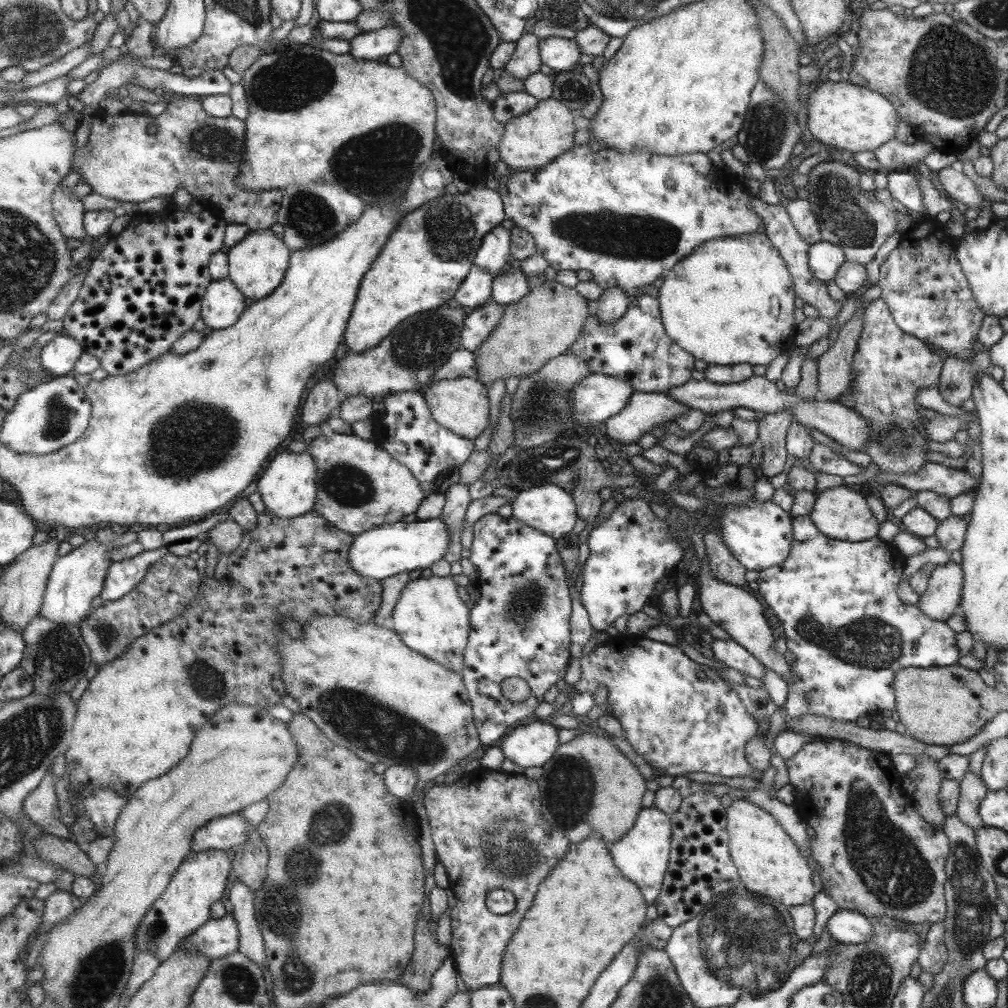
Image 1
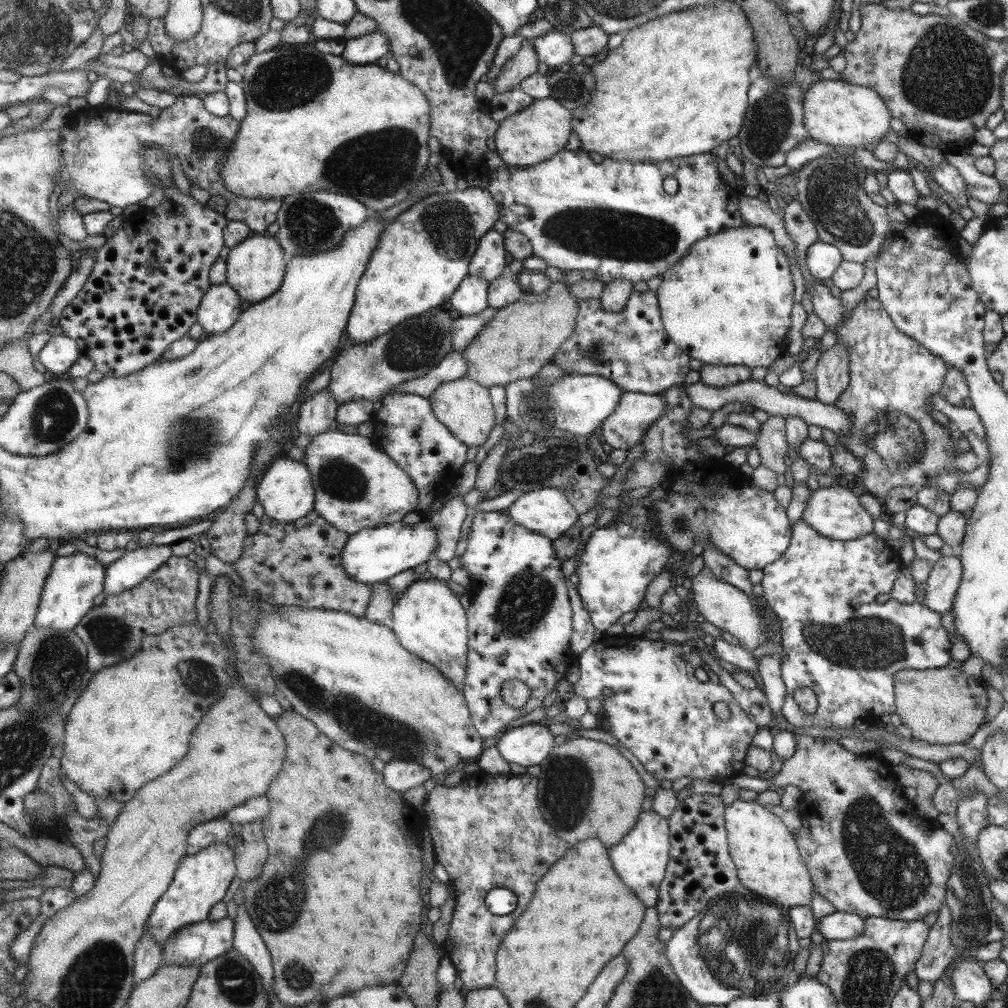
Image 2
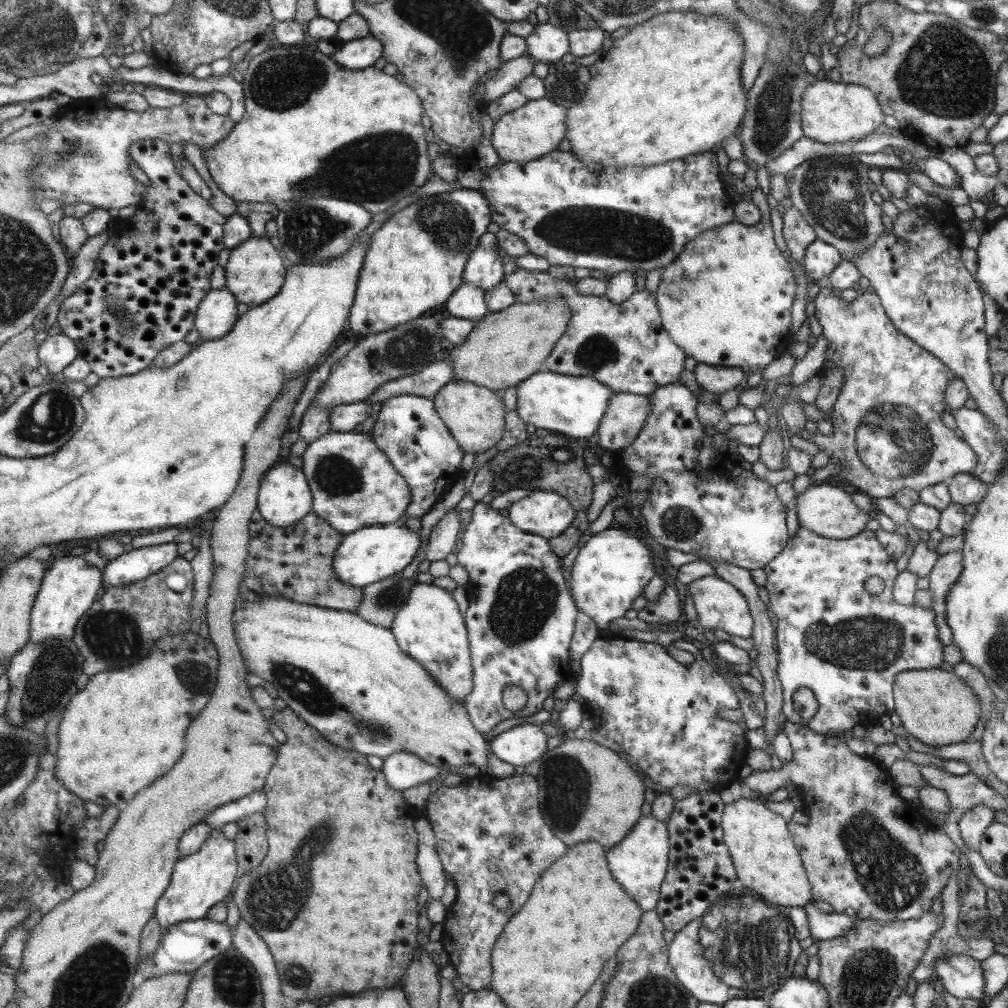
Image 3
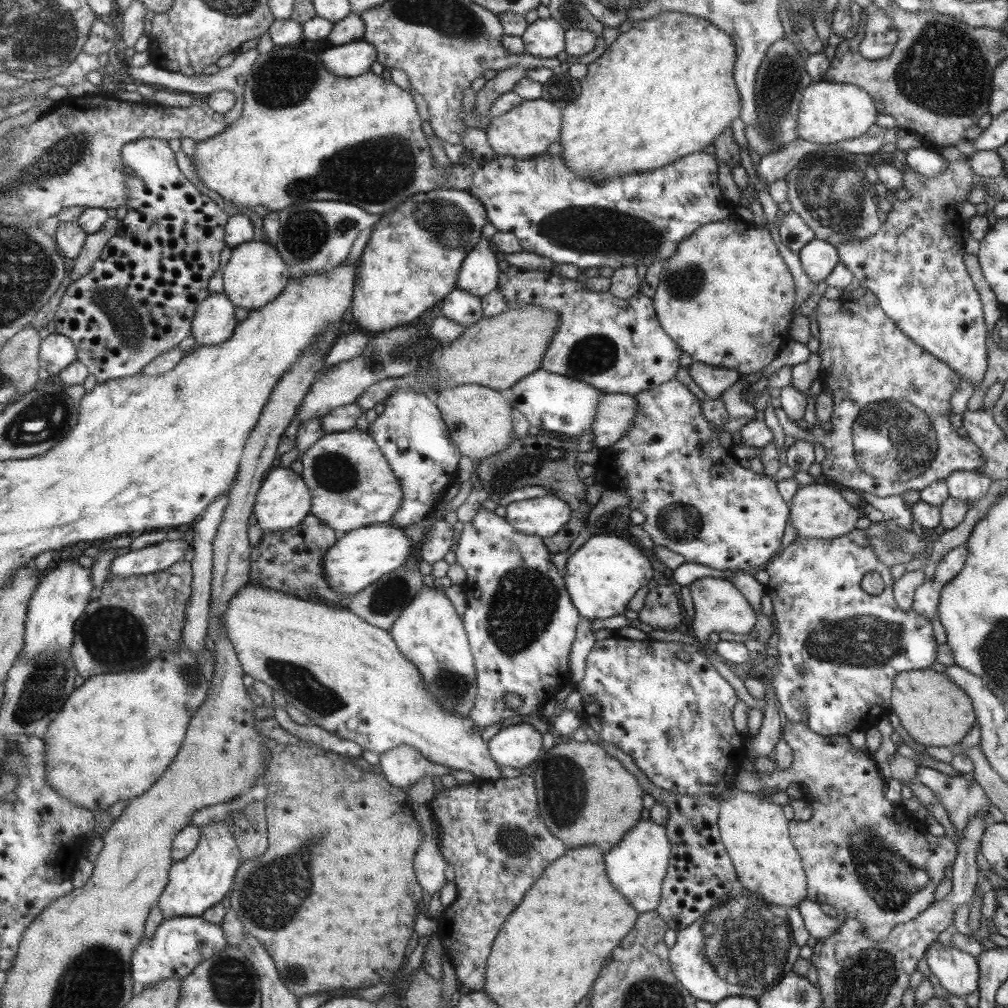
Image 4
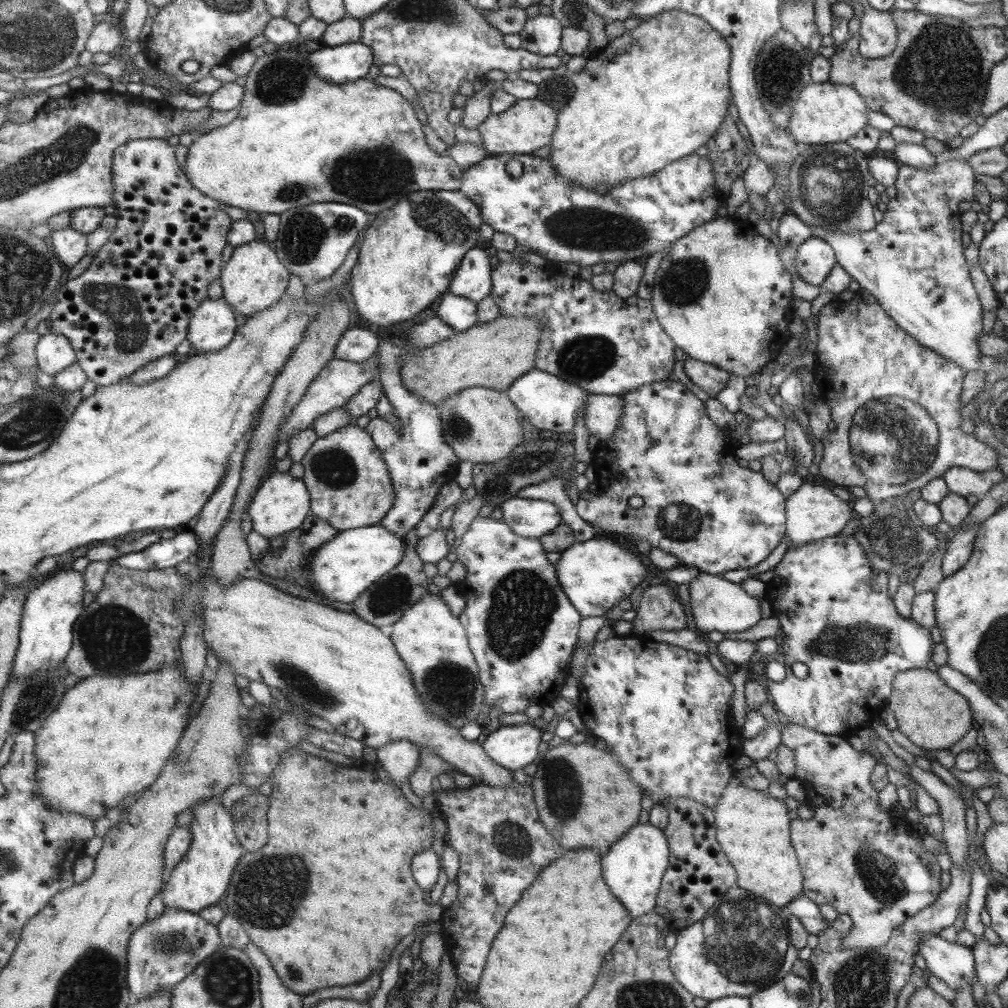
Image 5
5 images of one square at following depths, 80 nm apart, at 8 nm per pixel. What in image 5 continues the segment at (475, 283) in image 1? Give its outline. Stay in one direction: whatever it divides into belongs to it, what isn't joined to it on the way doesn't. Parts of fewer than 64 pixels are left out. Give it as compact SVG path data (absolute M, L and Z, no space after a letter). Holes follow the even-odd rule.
M446 294L441 296L436 317L448 324L453 333L463 332L478 322L477 304L465 296Z

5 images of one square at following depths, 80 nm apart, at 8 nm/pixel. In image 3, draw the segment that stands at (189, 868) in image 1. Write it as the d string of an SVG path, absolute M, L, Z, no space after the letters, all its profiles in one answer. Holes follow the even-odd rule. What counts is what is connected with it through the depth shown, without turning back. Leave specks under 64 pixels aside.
M223 830L211 831L209 840L203 843L199 852L181 858L176 864L171 886L165 891L156 908L155 917L159 919L162 930L186 920L206 918L216 904L222 903L229 896L235 880L239 877L238 866L234 839L229 840Z

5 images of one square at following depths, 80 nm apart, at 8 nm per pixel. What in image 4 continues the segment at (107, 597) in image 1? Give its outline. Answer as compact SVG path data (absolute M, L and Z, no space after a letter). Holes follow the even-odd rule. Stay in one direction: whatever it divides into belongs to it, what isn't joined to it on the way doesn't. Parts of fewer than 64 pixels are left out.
M186 539L164 540L139 551L129 551L118 556L113 562L109 578L111 576L129 578L167 570L180 562L192 546L193 544Z

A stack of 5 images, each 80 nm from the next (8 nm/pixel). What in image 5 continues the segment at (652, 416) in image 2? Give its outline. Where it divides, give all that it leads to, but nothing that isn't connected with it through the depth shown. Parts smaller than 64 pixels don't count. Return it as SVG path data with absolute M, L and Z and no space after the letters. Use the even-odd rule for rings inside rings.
M587 394L582 420L589 435L599 442L610 438L622 416L622 397Z

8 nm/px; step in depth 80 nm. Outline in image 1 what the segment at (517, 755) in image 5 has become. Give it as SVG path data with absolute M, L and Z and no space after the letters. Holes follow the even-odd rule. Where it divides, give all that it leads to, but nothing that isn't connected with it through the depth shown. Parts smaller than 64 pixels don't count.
M531 720L518 725L498 745L504 758L523 768L539 768L557 750L557 730L549 723Z

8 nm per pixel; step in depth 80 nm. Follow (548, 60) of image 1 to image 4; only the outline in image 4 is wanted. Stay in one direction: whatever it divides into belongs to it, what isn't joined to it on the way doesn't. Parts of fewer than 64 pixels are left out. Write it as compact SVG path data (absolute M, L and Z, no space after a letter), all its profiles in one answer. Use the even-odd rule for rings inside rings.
M553 17L538 18L520 34L524 53L553 58L565 47L565 29Z

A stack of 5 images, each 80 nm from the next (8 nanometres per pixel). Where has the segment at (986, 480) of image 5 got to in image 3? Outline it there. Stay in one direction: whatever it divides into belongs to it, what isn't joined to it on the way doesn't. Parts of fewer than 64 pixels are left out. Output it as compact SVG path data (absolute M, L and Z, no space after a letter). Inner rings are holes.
M968 473L954 474L947 481L950 500L967 509L982 501L990 485Z

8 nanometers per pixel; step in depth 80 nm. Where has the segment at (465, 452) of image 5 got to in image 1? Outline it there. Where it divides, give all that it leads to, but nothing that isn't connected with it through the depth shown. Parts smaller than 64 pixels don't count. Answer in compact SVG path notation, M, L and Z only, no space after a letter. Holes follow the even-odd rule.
M469 377L439 380L435 384L427 385L422 395L431 418L443 429L450 430L465 440L475 440L487 428L487 416L489 416L487 392L479 381L475 382L475 379Z

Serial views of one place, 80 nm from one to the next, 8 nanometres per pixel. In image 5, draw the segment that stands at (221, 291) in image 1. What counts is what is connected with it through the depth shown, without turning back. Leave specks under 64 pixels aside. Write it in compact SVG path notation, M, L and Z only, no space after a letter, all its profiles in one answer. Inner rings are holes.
M224 298L206 300L190 322L188 341L193 346L193 352L220 352L227 348L240 327L235 315Z

